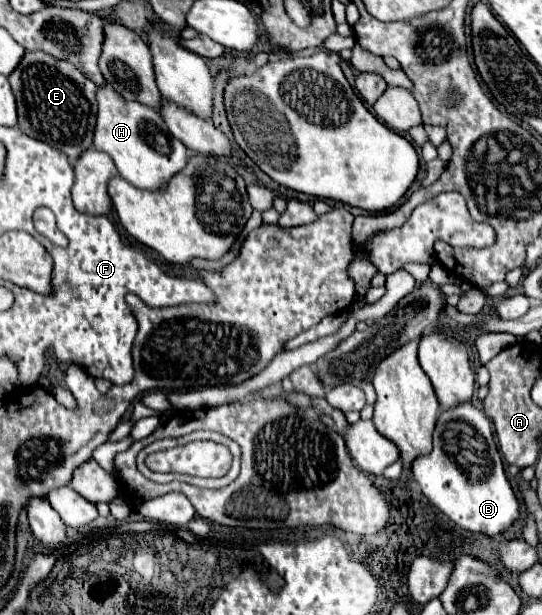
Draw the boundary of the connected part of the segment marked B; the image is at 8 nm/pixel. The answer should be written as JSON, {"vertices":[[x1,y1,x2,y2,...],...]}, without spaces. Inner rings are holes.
{"vertices":[[471,401,441,411,437,419,437,427,433,431,433,449,431,453,421,455,411,463,411,479,419,485,421,493,441,513,445,513,455,525,459,525,465,531,497,537,503,531,507,531,515,519,519,519,519,501,505,477,503,461,491,433,491,421,487,419,485,411,475,407]]}

